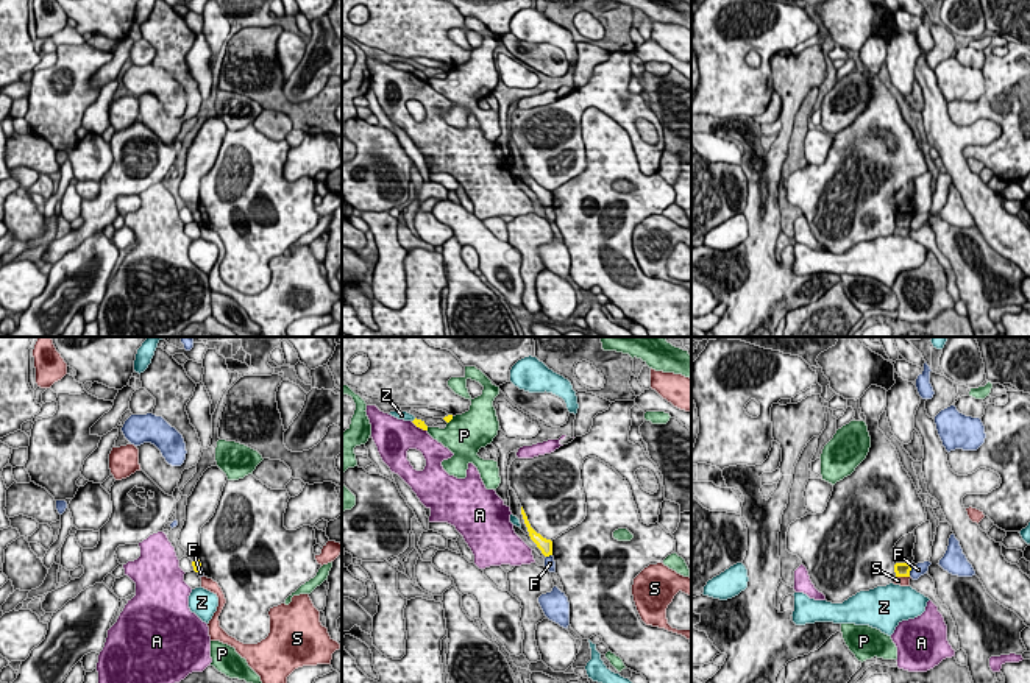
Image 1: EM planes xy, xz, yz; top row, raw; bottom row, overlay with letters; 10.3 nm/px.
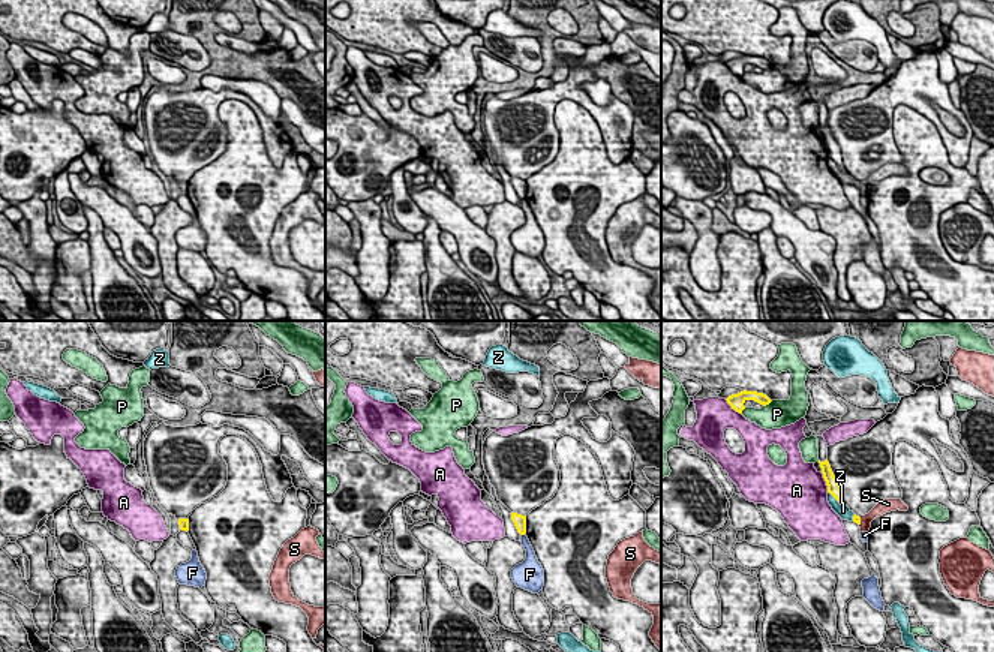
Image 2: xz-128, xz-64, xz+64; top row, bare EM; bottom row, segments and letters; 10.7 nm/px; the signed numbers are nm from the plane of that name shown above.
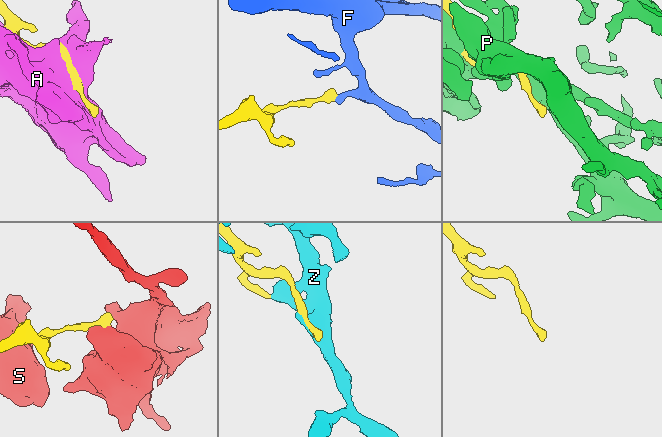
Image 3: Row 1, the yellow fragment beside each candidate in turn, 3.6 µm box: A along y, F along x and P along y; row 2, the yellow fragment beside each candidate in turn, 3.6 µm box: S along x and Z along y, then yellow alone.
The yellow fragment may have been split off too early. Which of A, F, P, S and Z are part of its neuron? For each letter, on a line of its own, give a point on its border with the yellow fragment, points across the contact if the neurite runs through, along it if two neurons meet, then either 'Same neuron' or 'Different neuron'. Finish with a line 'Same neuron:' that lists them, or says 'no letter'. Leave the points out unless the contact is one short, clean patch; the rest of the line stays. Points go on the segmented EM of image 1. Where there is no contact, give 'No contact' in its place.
A: Touches yellow at xz (419, 426). Different neuron
F: Touches yellow at yz (910, 569). Boundary: yz (913, 565), (909, 576). Different neuron
P: Touches yellow at xz (451, 418). Different neuron
S: Touches yellow at yz (902, 576). Boundary: yz (896, 576), (909, 577). Different neuron
Z: Touches yellow at xz (414, 420). Different neuron
Same neuron: no letter

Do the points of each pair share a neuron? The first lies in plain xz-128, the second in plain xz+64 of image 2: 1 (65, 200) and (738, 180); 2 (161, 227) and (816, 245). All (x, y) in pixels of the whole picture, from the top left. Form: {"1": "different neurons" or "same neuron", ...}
{"1": "different neurons", "2": "different neurons"}

